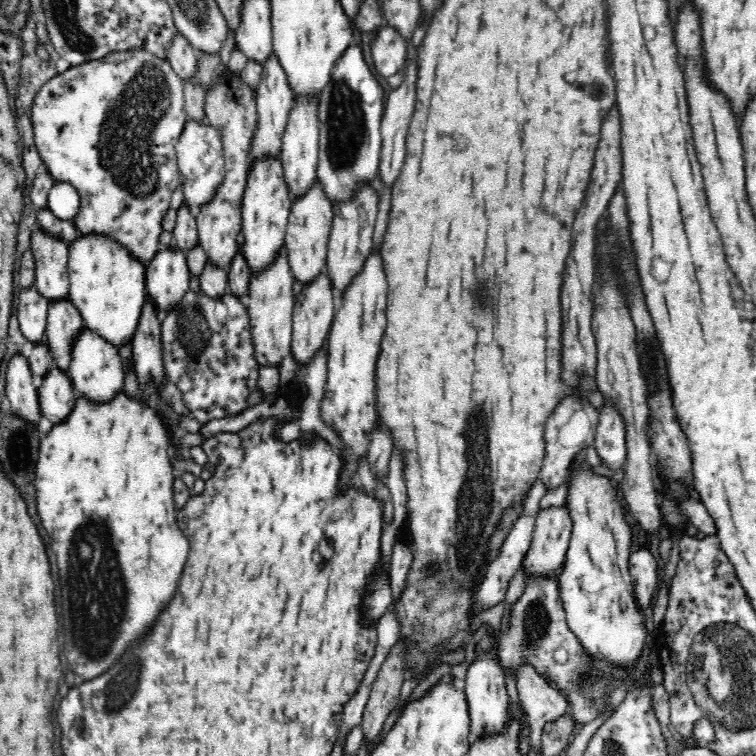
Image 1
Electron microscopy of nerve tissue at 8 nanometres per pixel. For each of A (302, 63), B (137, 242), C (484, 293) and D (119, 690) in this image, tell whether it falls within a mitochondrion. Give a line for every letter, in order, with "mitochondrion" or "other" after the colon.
A: other
B: mitochondrion
C: mitochondrion
D: mitochondrion

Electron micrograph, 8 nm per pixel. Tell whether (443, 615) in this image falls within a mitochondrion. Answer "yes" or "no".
no

